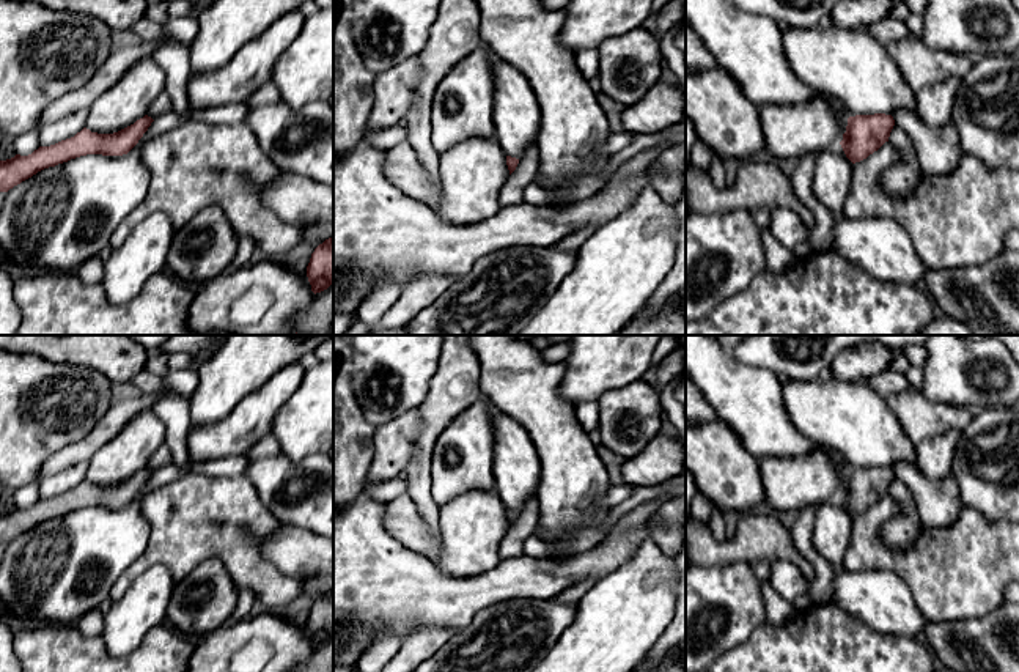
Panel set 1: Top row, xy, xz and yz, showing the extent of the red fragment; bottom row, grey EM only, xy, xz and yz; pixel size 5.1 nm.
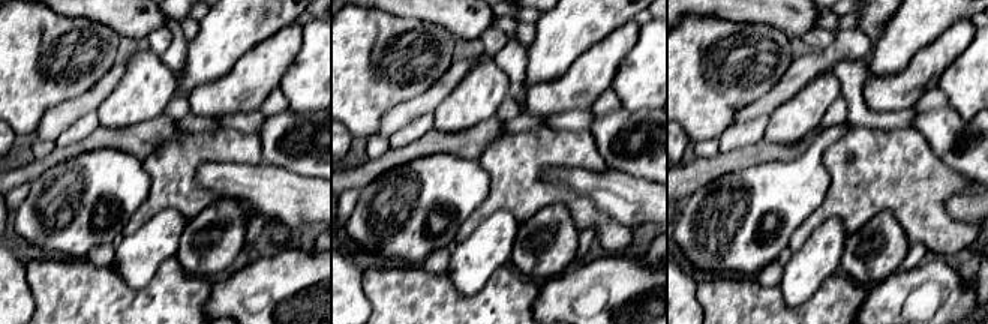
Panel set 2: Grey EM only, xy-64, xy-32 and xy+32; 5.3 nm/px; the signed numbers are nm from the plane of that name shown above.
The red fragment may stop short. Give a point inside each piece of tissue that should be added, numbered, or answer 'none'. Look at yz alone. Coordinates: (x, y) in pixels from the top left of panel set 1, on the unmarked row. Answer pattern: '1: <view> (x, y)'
none

